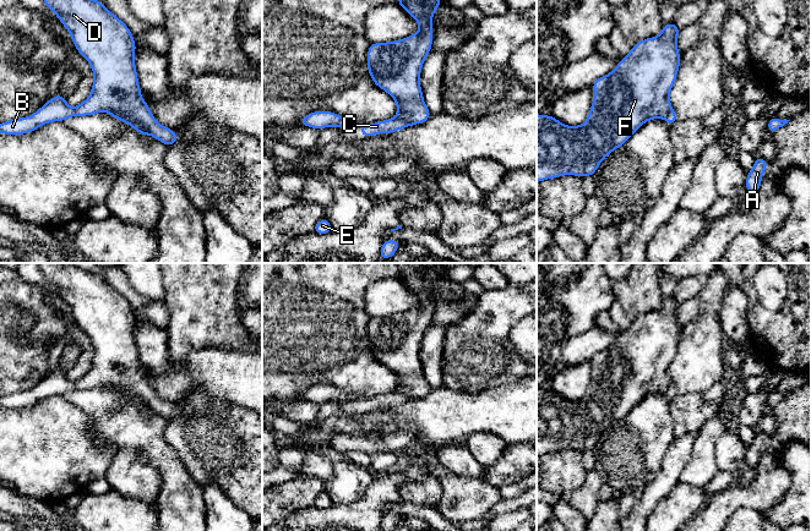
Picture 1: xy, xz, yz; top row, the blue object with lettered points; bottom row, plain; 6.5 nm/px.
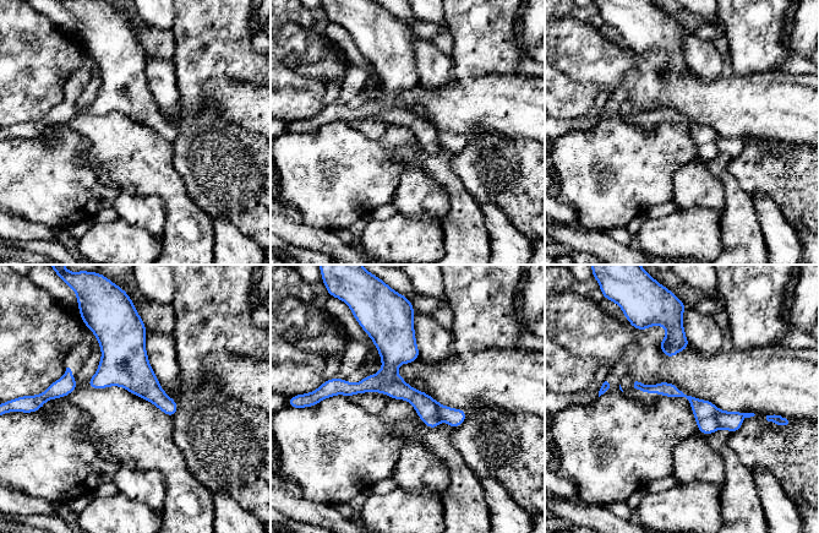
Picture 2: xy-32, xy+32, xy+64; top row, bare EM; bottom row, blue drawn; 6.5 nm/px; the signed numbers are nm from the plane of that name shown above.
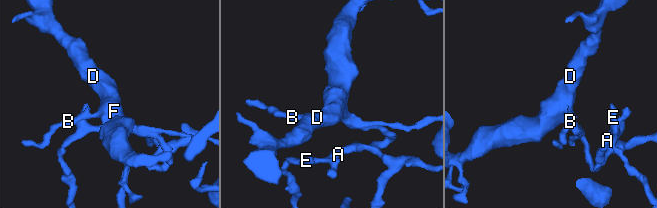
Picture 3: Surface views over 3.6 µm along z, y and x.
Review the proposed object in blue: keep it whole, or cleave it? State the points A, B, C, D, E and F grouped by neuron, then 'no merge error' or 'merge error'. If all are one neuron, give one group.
A B D E F / C; merge error

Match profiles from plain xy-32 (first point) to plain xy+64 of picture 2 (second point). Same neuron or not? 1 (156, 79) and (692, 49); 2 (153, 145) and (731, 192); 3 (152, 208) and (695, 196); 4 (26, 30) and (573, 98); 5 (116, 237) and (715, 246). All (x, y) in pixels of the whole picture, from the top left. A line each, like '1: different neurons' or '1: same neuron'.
1: same neuron
2: same neuron
3: same neuron
4: same neuron
5: same neuron

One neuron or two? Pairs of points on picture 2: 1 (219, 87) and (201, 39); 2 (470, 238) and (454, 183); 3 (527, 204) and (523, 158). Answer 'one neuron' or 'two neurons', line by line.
1: two neurons
2: one neuron
3: one neuron

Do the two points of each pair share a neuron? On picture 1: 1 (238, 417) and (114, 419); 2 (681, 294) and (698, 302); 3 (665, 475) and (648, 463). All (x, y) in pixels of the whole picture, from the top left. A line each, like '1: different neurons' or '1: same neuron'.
1: different neurons
2: different neurons
3: different neurons

